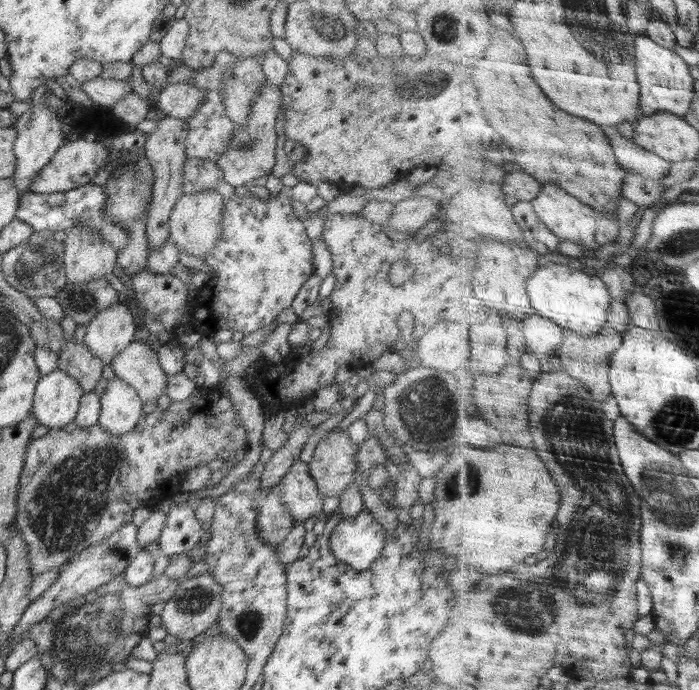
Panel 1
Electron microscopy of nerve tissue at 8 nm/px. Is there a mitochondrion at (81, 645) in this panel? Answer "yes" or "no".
yes

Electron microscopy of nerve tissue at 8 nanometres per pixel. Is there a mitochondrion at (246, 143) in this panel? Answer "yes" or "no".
yes

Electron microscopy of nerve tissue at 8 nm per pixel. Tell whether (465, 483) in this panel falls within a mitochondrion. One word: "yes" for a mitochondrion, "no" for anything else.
yes

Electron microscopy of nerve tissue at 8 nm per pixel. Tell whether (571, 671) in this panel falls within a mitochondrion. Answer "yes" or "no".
no

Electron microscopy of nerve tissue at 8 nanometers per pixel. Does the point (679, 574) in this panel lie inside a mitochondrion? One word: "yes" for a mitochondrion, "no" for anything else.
no

